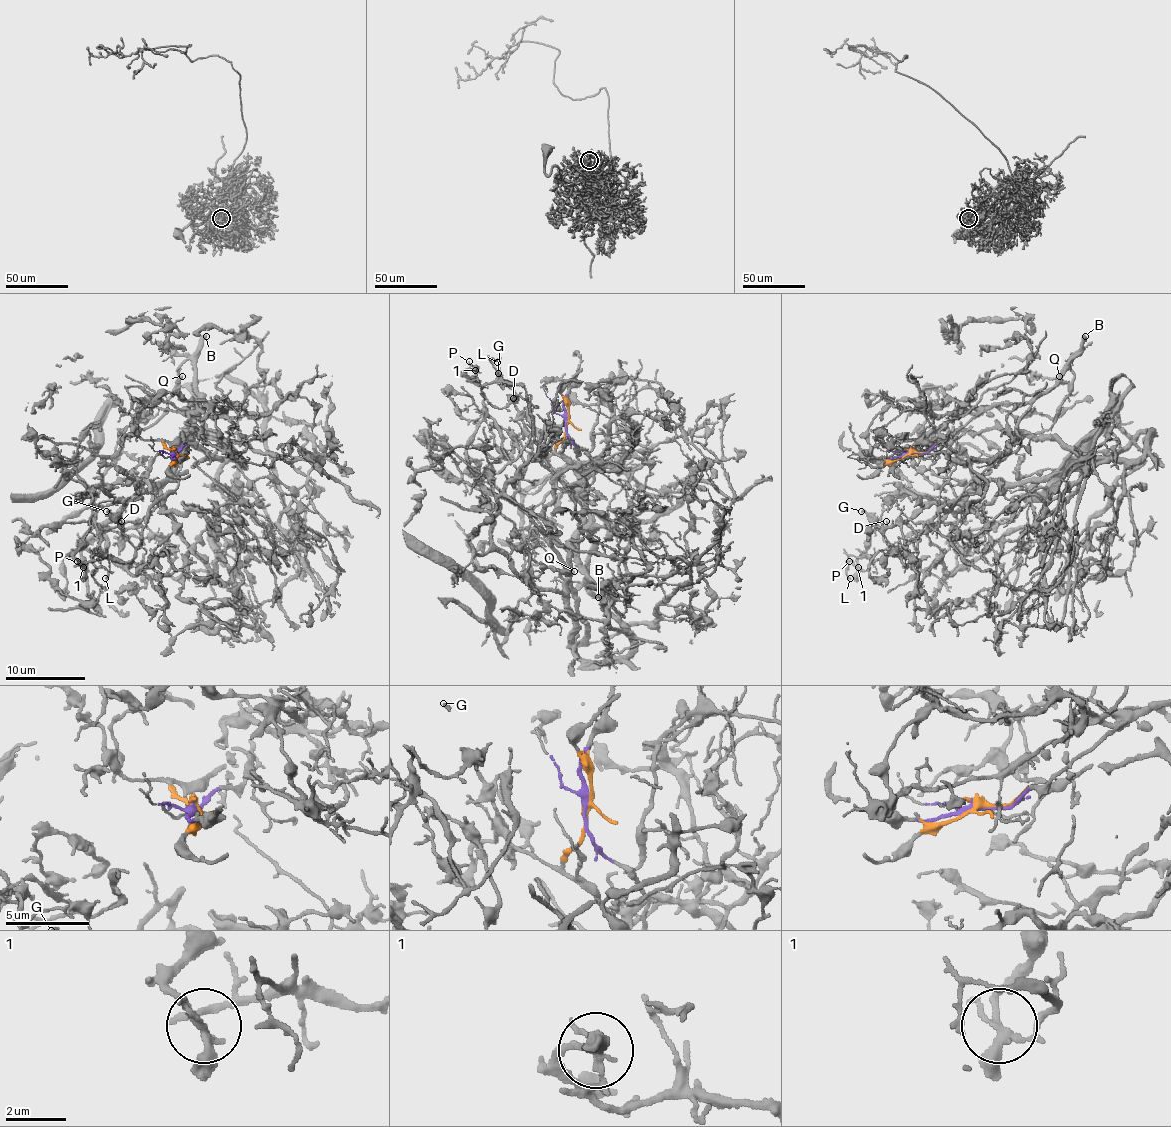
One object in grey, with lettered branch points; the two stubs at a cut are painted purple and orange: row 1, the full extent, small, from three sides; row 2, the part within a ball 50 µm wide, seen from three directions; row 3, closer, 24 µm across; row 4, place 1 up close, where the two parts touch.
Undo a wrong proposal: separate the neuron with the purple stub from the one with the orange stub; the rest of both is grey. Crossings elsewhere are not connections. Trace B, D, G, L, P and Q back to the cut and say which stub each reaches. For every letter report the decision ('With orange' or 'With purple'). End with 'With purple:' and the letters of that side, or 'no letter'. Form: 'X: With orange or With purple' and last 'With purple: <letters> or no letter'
B: With purple
D: With purple
G: With purple
L: With purple
P: With purple
Q: With purple
With purple: B, D, G, L, P, Q

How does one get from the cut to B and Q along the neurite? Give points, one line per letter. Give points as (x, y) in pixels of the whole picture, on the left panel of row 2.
B: (174, 453), (192, 445), (202, 433), (202, 423), (188, 409), (200, 401), (196, 351), (206, 335)
Q: (174, 453), (202, 433), (188, 409), (200, 401), (188, 359), (182, 375)

